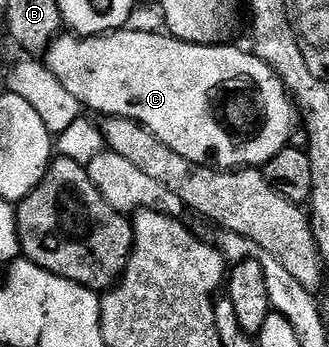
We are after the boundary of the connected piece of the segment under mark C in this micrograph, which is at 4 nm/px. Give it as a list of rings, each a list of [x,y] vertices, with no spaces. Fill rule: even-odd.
[[[133,28],[102,33],[99,37],[58,36],[44,54],[43,64],[86,110],[138,121],[177,155],[196,165],[230,171],[263,167],[292,142],[289,140],[293,137],[293,121],[295,125],[295,102],[276,71],[252,51],[244,53],[233,43],[192,45],[164,32],[144,33]]]

